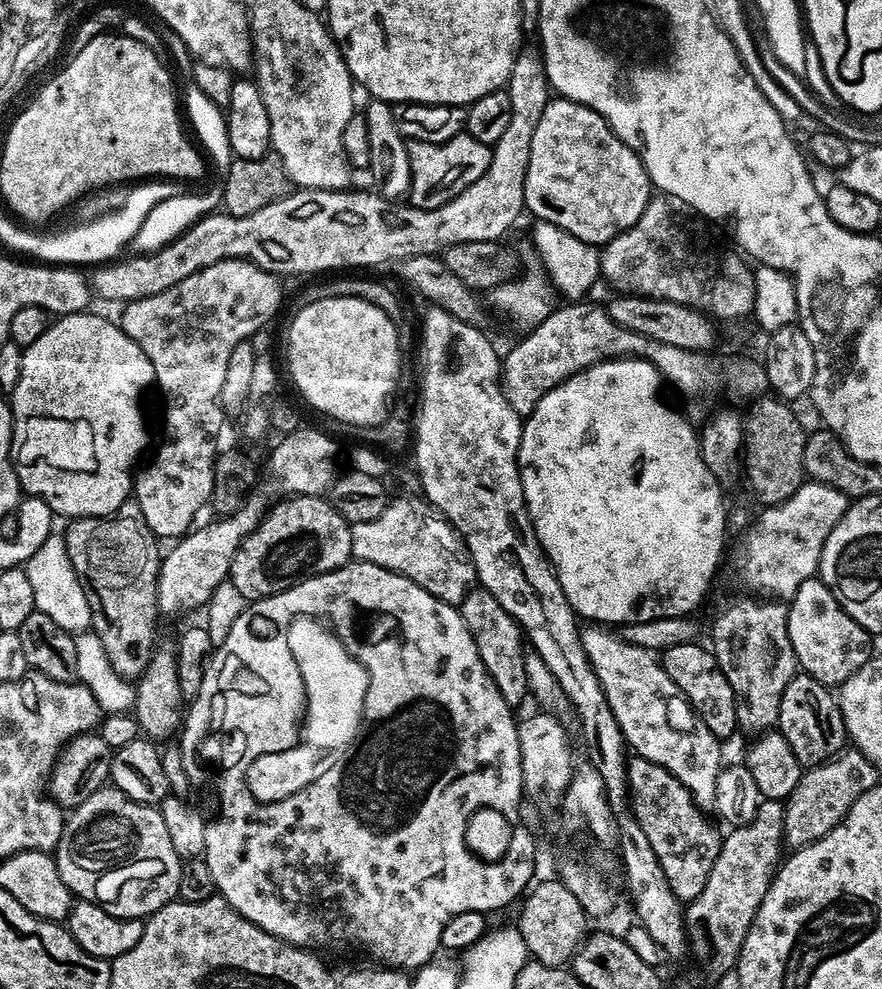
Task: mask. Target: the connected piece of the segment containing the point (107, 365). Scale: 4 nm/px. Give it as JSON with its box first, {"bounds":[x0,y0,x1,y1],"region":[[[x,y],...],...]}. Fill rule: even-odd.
{"bounds":[10,310,155,518],"region":[[[92,310],[70,312],[53,319],[48,325],[46,334],[38,338],[28,348],[24,349],[22,358],[22,374],[18,378],[18,386],[10,393],[10,407],[12,410],[12,466],[16,469],[16,477],[20,479],[21,489],[28,496],[36,496],[57,517],[75,518],[78,516],[110,516],[119,510],[122,505],[129,503],[134,492],[134,469],[137,467],[136,459],[144,452],[148,444],[148,428],[144,425],[144,412],[140,409],[140,395],[147,384],[155,381],[154,366],[150,366],[150,358],[142,354],[137,346],[124,331],[119,323],[107,320],[104,316],[95,316]]]}

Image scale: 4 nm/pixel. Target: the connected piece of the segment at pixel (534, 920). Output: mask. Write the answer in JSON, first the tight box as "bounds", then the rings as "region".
{"bounds":[518,878,590,968],"region":[[[553,878],[553,880],[544,880],[541,884],[533,883],[519,908],[518,927],[522,934],[522,942],[526,942],[529,957],[537,964],[555,968],[565,967],[576,955],[577,948],[589,931],[590,917],[578,902],[578,898],[574,898],[574,894],[566,890],[563,880]]]}

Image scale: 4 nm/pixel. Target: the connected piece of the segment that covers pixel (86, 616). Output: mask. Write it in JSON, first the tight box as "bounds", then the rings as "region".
{"bounds":[23,534,92,634],"region":[[[53,534],[34,550],[28,563],[23,565],[26,578],[30,578],[30,586],[34,590],[36,611],[47,616],[62,630],[73,634],[87,632],[92,628],[92,607],[88,601],[86,590],[74,570],[74,562],[70,562],[70,554],[66,550],[63,535]]]}

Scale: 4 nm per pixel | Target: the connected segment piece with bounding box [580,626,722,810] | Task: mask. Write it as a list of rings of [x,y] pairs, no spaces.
[[[604,626],[581,627],[580,641],[586,658],[590,658],[590,666],[594,666],[594,674],[598,674],[606,702],[610,702],[610,710],[614,710],[614,718],[618,718],[625,745],[635,755],[674,774],[674,778],[690,790],[699,808],[711,809],[714,786],[722,767],[721,741],[710,734],[704,724],[698,723],[696,711],[688,705],[688,699],[680,693],[678,686],[674,686],[659,659]]]

